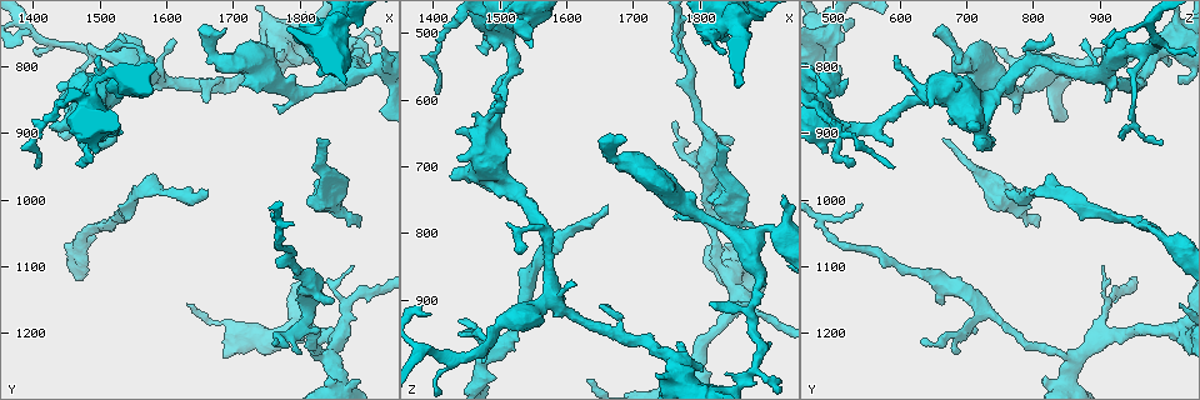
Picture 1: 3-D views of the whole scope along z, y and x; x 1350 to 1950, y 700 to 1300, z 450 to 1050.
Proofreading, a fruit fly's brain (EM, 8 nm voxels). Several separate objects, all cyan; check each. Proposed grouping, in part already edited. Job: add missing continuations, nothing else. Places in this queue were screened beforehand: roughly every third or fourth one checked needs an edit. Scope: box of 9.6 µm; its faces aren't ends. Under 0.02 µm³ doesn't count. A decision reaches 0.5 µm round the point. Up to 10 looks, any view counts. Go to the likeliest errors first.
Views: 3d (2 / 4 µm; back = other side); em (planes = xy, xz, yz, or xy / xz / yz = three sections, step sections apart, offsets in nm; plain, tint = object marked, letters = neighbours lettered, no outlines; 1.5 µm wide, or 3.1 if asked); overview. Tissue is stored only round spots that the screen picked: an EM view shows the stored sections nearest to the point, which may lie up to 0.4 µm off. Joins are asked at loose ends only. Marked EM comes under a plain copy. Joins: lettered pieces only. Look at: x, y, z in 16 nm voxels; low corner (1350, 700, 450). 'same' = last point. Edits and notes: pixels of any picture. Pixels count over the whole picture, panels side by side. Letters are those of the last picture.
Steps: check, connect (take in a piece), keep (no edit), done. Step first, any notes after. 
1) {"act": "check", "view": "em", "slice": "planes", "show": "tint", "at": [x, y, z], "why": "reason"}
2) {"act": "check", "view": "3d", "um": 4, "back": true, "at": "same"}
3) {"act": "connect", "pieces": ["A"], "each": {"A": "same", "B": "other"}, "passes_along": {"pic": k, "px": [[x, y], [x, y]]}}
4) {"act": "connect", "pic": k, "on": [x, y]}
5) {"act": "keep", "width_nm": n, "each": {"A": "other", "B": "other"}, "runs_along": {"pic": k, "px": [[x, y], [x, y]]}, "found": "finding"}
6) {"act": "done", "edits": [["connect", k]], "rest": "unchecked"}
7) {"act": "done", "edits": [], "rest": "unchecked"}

{"act": "check", "view": "3d", "um": 2, "back": true, "at": [1830, 910, 660], "why": "free end"}

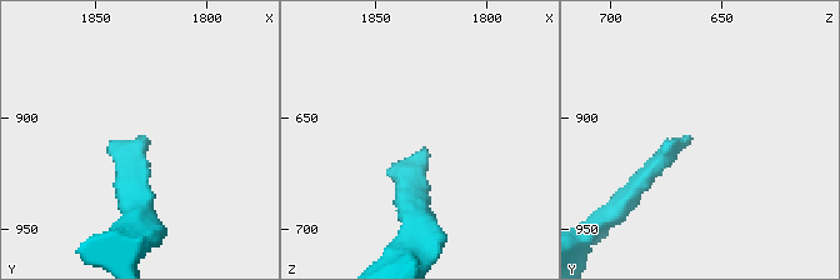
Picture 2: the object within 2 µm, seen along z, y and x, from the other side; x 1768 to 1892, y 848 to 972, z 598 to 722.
{"act": "check", "view": "em", "slice": "planes", "show": "letters", "at": [1828, 908, 665]}

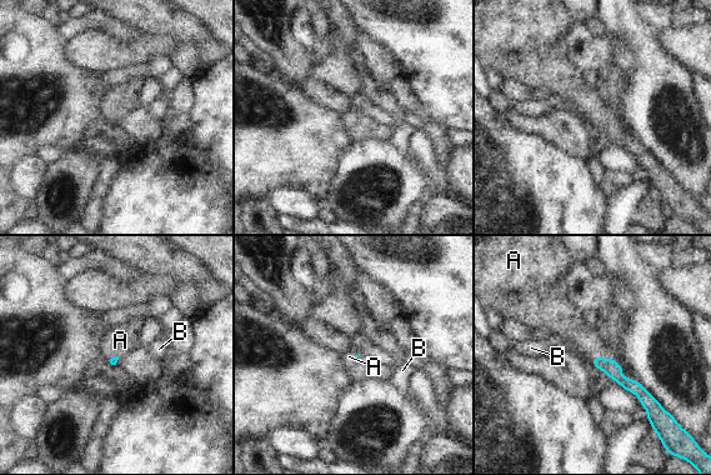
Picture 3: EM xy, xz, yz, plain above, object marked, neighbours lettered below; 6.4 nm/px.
{"act": "connect", "pieces": ["A"], "each": {"A": "same", "B": "other"}, "passes_along": {"pic": 3, "px": [[610, 366], [594, 358], [571, 326]]}, "found": "the neuron continues"}

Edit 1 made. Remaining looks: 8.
{"act": "check", "view": "overview"}

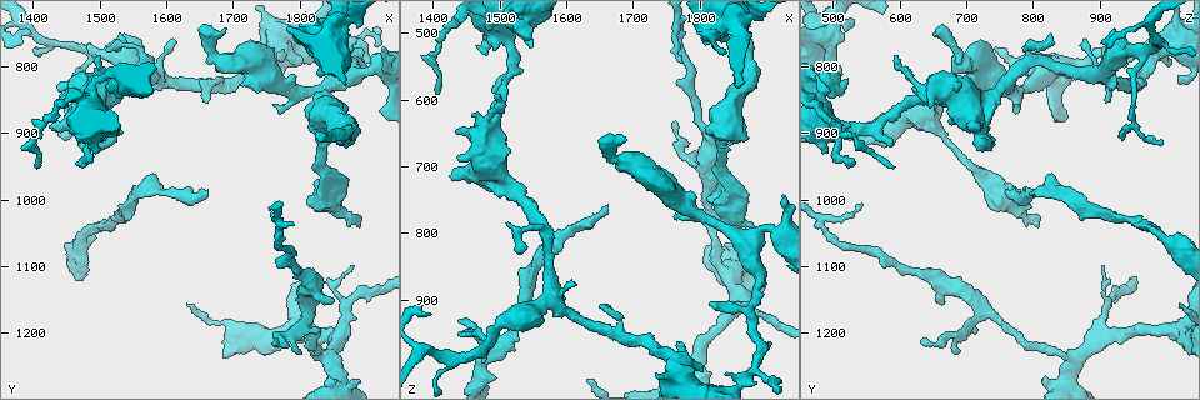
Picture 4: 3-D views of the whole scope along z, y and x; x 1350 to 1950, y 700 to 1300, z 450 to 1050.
{"act": "check", "view": "em", "slice": "planes", "show": "letters", "at": [1885, 1040, 810], "why": "free end"}

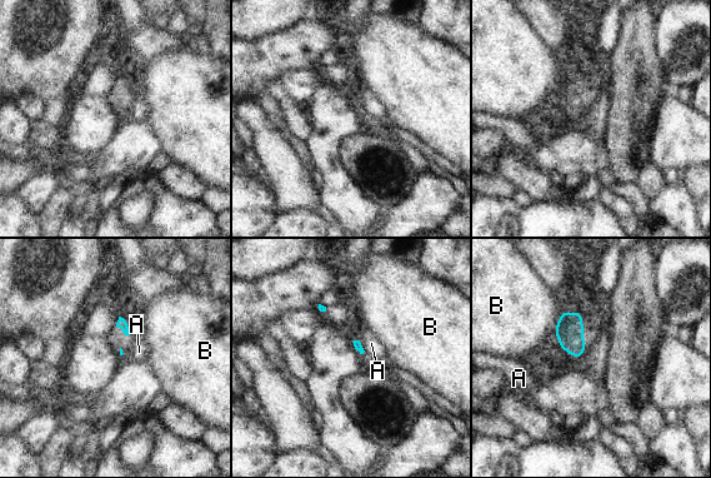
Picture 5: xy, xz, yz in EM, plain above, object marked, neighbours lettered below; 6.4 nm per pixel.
{"act": "keep", "each": {"A": "other", "B": "other"}, "border": {"pic": 5, "px": [[359, 340], [365, 350]]}, "found": "no lettered piece goes on from it"}

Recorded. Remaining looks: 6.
{"act": "check", "view": "em", "slice": "xy", "step": 8, "show": "letters", "at": [1660, 990, 760], "why": "free end"}

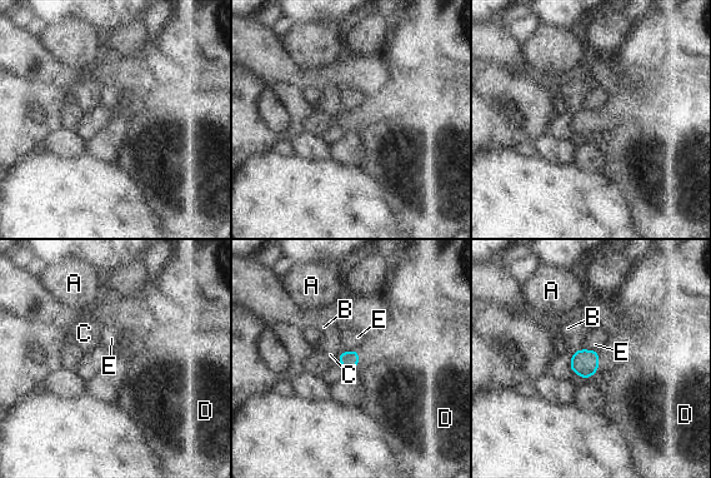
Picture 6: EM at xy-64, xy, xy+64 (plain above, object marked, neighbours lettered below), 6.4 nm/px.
{"act": "keep", "each": {"A": "other", "B": "other", "C": "other", "D": "other", "E": "other"}, "border": {"pic": 6, "px": [[581, 348], [597, 349]]}, "found": "no lettered piece goes on from it"}

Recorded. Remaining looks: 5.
{"act": "check", "view": "em", "slice": "xy", "step": 4, "show": "letters", "at": [1485, 945, 530], "why": "an open end"}

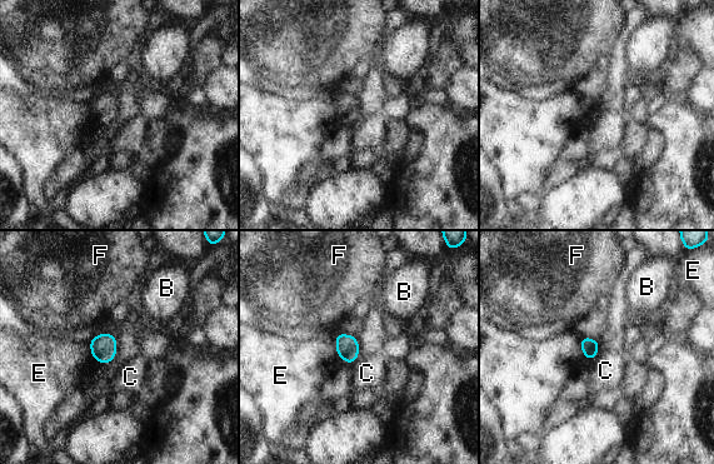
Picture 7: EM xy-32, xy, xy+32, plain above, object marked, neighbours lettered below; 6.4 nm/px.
{"act": "keep", "longest_contact_nm": ["E", 160], "each": {"B": "other", "C": "other", "E": "other", "F": "other"}, "border": {"pic": 7, "px": [[599, 352], [589, 362]]}, "found": "none of them fits"}

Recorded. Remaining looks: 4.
{"act": "done", "edits": [["connect", 3]], "rest": "unchecked"}

